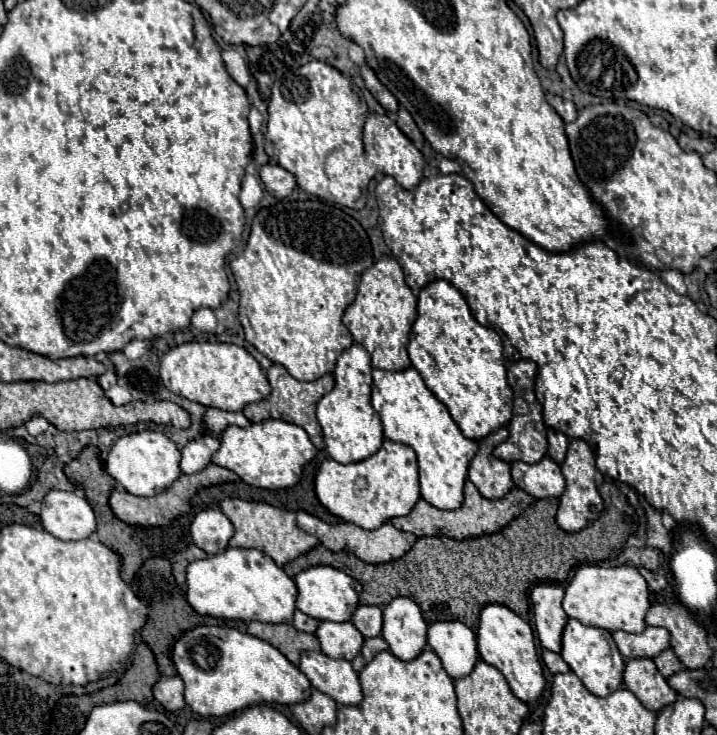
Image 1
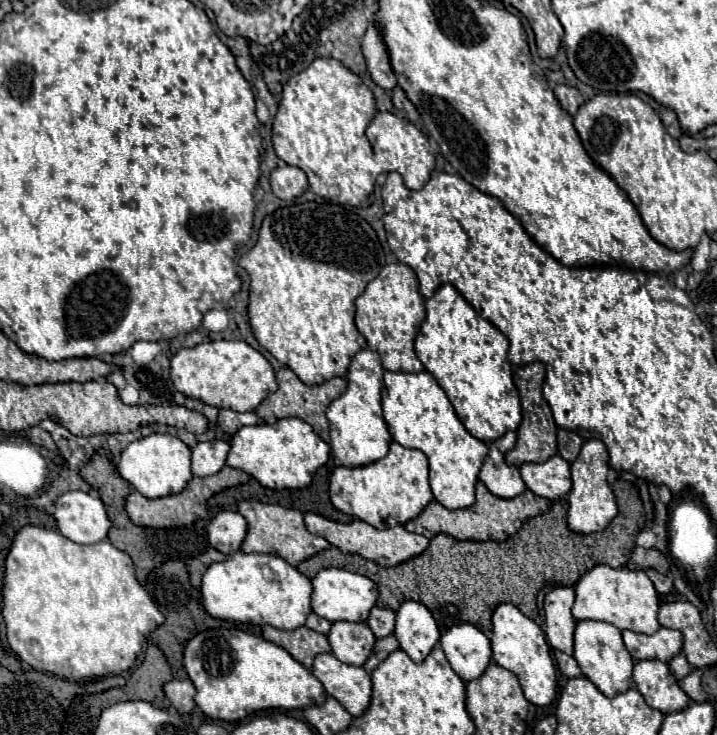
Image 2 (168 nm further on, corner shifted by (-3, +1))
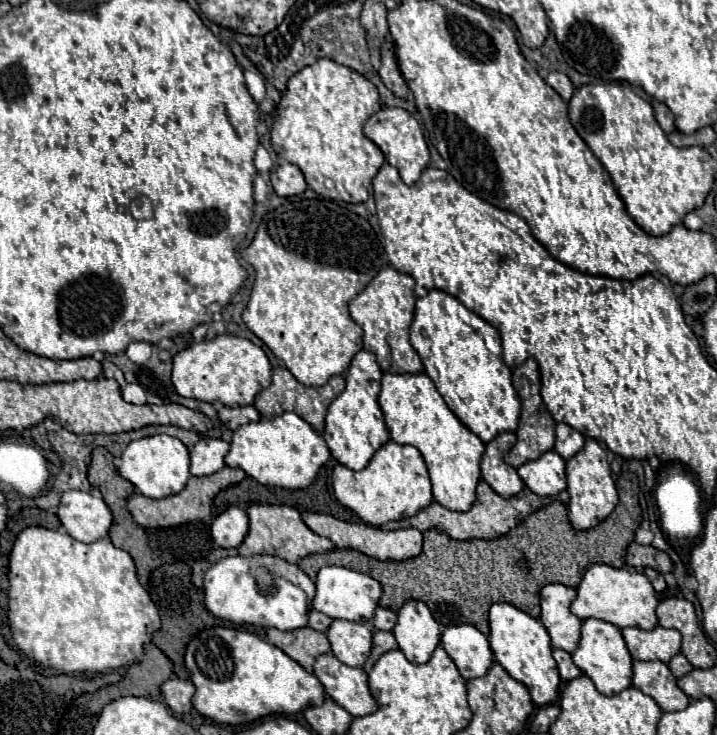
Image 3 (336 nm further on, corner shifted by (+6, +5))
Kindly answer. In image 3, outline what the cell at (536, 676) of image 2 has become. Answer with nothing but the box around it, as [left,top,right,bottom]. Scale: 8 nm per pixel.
[490,604,562,706]

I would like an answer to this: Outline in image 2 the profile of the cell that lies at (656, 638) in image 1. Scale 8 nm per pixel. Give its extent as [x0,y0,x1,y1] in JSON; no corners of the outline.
[623,628,683,662]

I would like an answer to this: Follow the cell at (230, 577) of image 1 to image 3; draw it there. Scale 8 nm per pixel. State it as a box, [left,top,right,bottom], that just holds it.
[204,554,314,630]

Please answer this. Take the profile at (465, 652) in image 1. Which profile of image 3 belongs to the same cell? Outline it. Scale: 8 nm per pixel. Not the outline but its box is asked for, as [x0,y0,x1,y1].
[442,624,494,680]

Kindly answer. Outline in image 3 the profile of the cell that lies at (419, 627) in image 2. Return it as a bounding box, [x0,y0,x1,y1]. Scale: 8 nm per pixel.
[394,600,440,664]

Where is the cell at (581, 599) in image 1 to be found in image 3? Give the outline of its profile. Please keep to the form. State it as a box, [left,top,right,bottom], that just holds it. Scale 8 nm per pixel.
[570,564,658,630]

